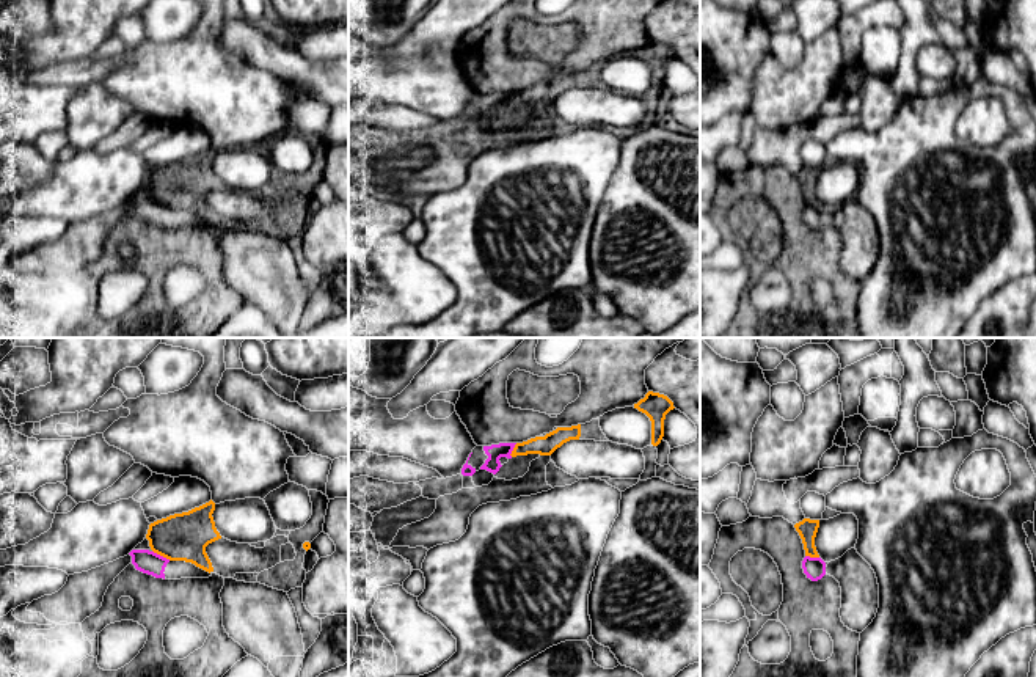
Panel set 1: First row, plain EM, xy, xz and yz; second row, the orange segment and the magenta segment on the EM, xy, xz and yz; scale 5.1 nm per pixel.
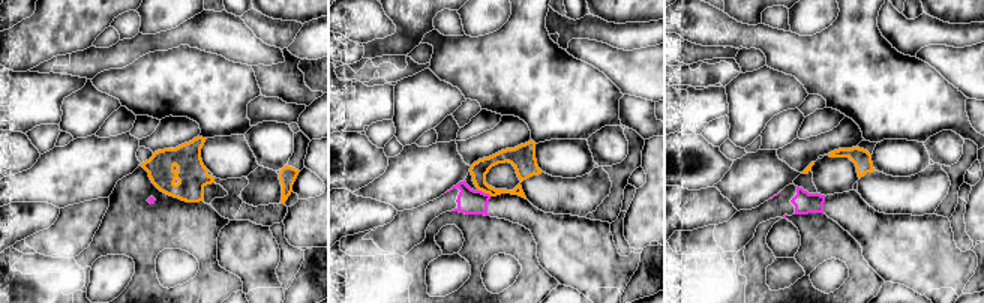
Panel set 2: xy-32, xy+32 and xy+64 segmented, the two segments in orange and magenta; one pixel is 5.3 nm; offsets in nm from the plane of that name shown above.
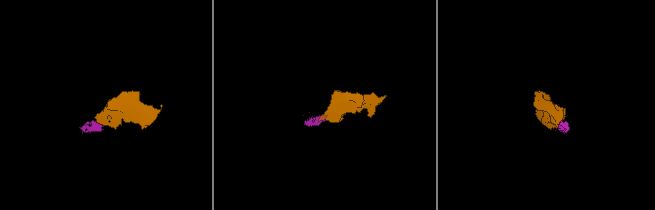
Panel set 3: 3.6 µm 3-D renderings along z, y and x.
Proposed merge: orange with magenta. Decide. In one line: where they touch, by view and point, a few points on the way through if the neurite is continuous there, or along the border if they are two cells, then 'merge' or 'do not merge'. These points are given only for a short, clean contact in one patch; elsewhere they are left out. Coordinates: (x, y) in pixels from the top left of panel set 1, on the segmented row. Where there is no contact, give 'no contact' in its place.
meets orange in xy at (162, 555); border along xy (153, 550), (170, 559); do not merge

